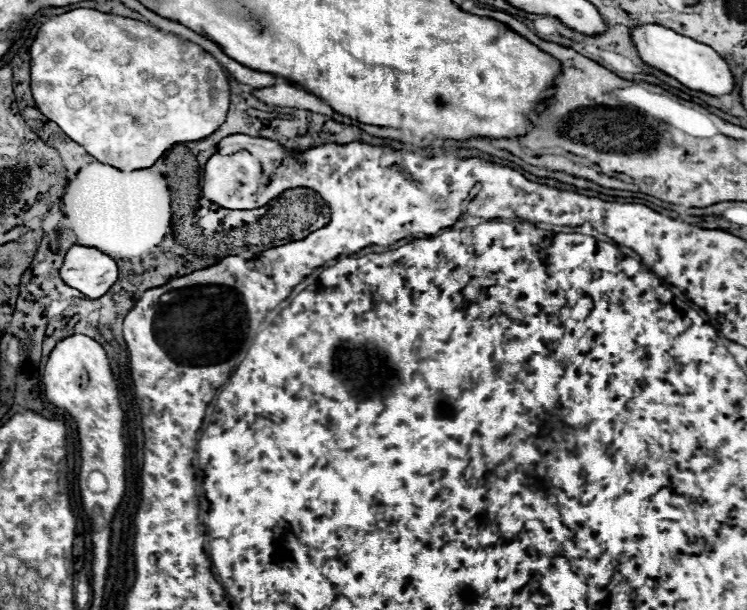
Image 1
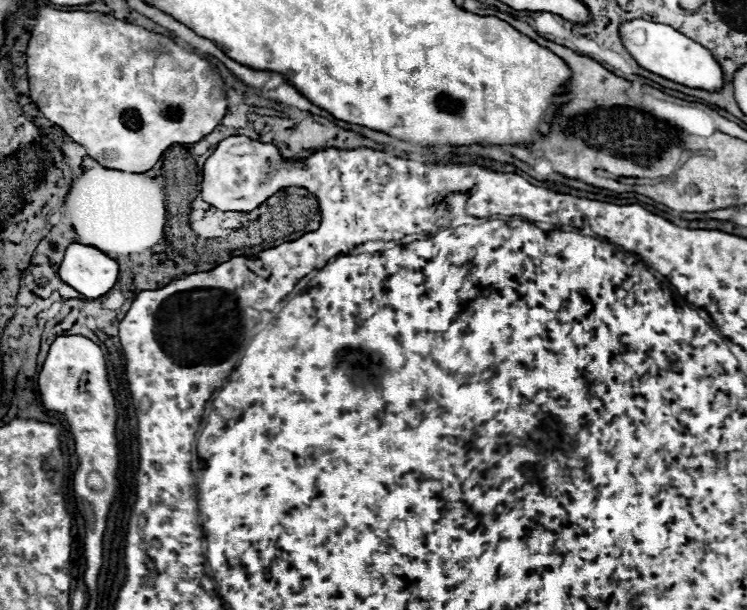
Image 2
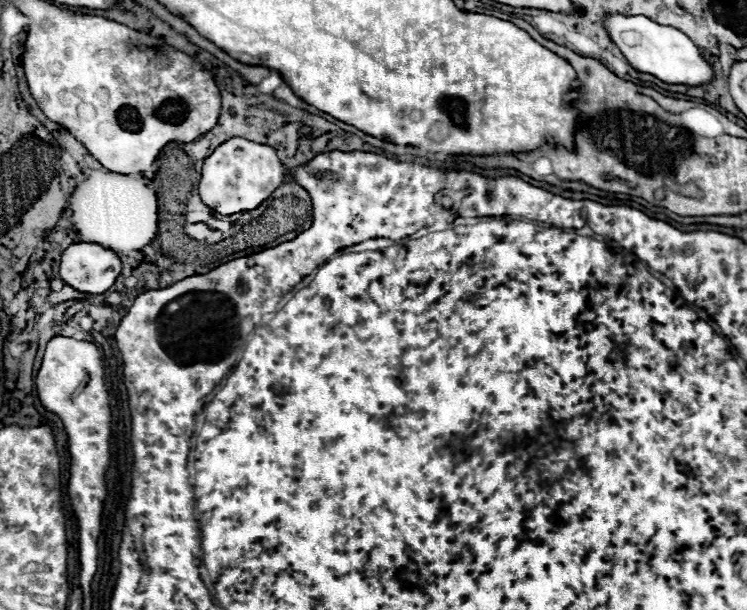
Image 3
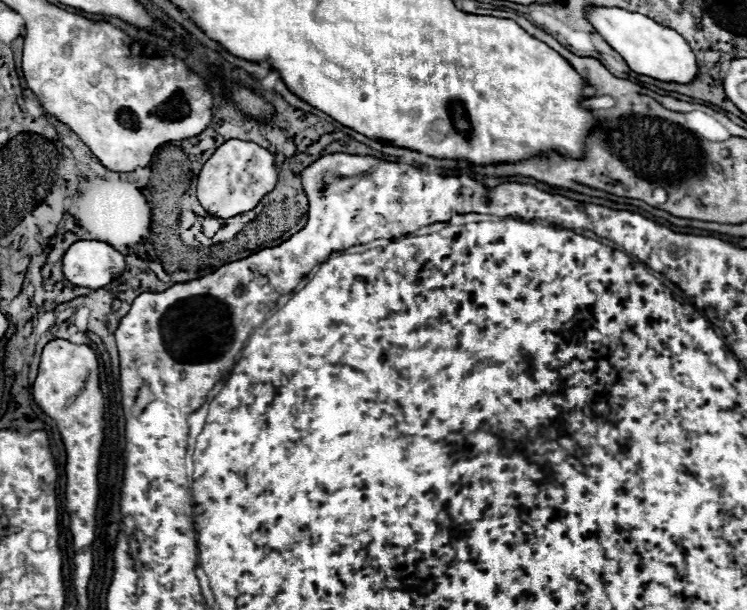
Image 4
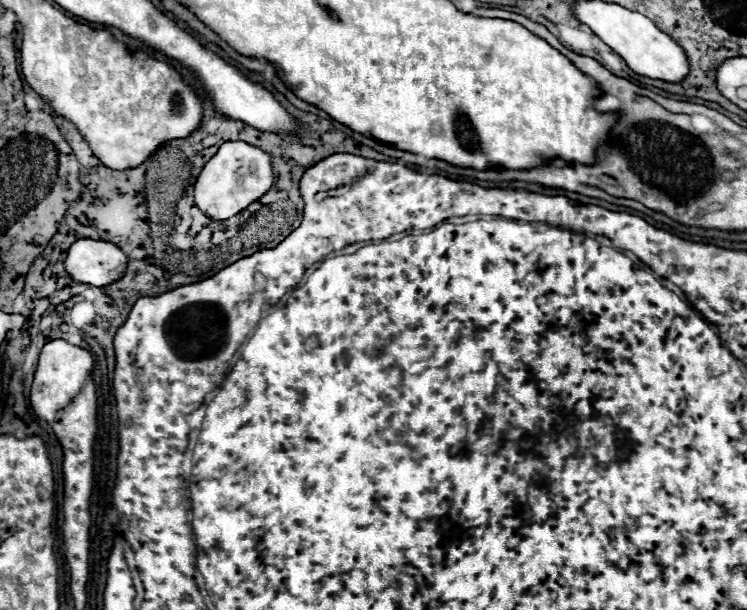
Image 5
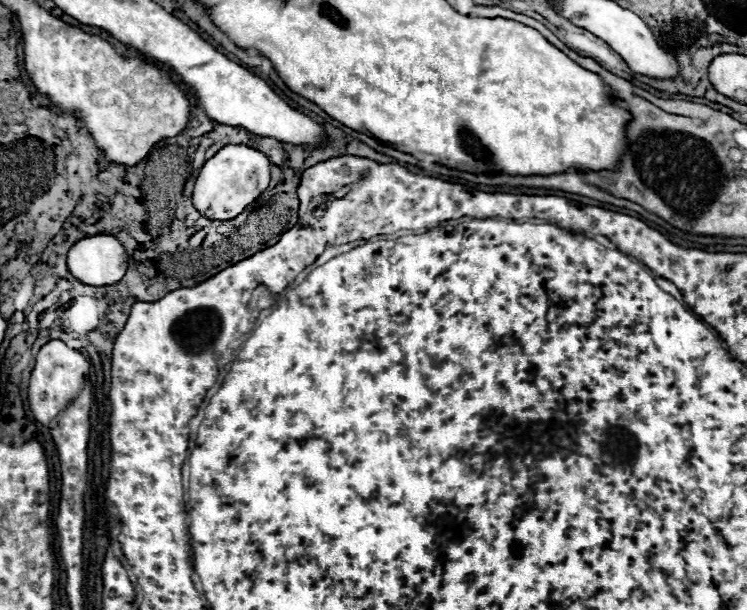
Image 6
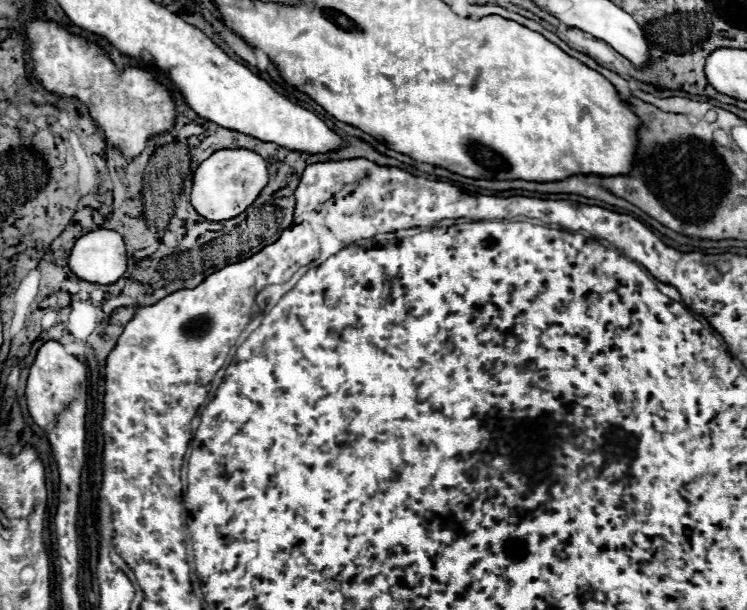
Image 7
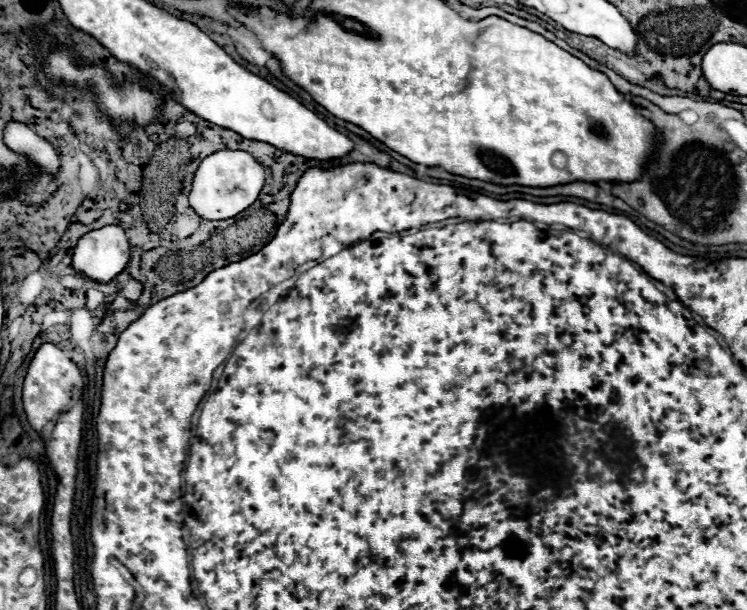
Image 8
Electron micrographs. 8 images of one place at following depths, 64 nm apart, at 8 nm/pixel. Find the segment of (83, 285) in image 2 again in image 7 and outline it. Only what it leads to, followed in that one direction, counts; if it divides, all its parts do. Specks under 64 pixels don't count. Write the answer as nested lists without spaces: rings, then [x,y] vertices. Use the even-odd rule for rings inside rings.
[[[94,230],[94,232],[78,238],[72,252],[70,252],[68,264],[70,264],[72,272],[84,282],[114,284],[118,278],[122,278],[122,274],[126,272],[126,264],[128,264],[122,236],[114,230]]]

